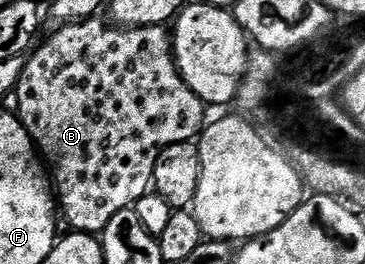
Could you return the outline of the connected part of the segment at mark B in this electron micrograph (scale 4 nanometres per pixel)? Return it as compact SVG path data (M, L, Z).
M80 20L54 30L58 32L46 41L43 39L25 57L16 89L16 115L52 173L65 223L67 220L73 231L91 234L101 234L115 214L133 208L138 199L151 191L158 155L173 144L191 143L208 120L207 105L180 74L174 60L174 41L163 25L127 28L111 26L103 20Z

